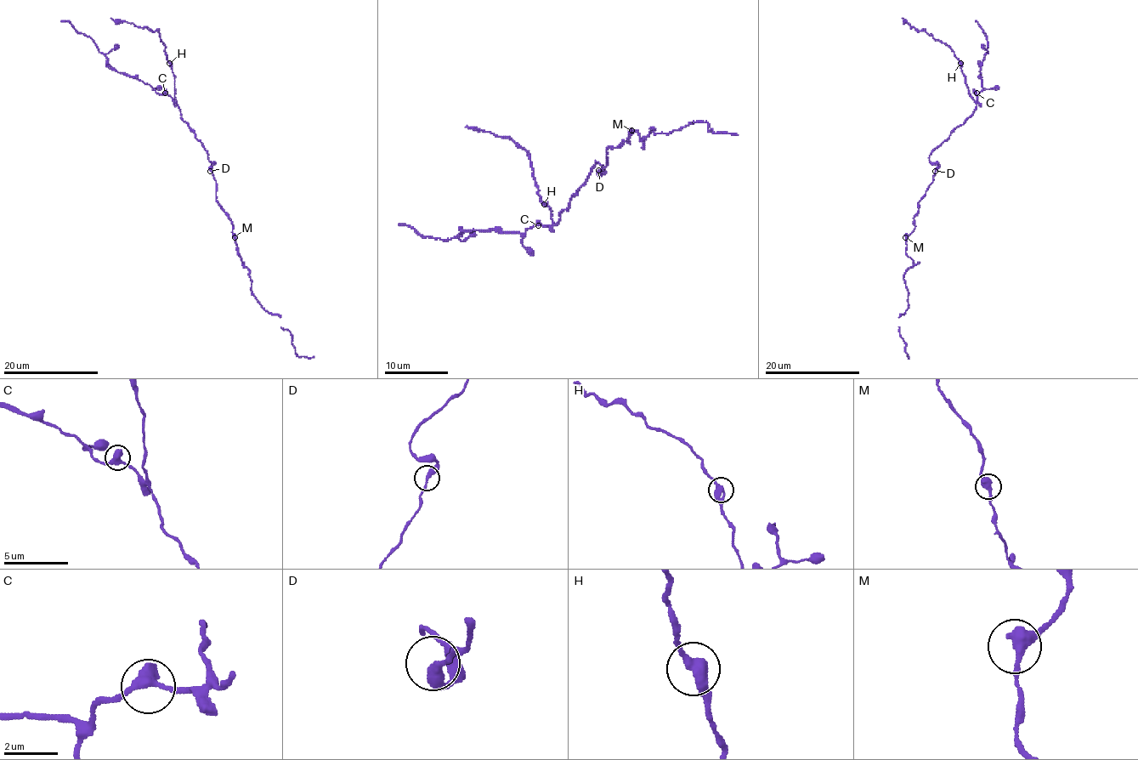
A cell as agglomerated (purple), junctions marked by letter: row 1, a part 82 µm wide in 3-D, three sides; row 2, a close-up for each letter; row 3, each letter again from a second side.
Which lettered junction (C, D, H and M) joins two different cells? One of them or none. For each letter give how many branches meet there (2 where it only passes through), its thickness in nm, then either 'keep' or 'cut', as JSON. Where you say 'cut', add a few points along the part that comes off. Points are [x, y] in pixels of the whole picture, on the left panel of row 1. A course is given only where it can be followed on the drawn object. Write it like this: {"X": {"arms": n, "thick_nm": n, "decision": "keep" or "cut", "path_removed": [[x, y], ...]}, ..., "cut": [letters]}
{"C": {"arms": 2, "thick_nm": 440, "decision": "keep"}, "D": {"arms": 2, "thick_nm": 320, "decision": "keep"}, "H": {"arms": 2, "thick_nm": 420, "decision": "keep"}, "M": {"arms": 2, "thick_nm": 440, "decision": "keep"}, "cut": []}

